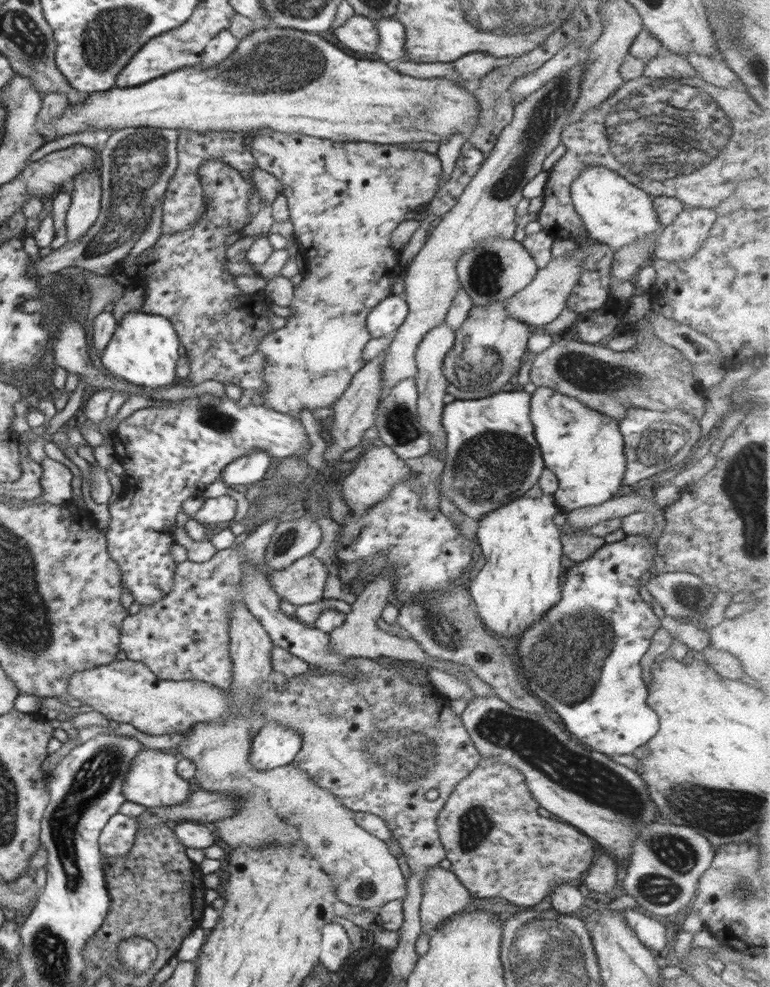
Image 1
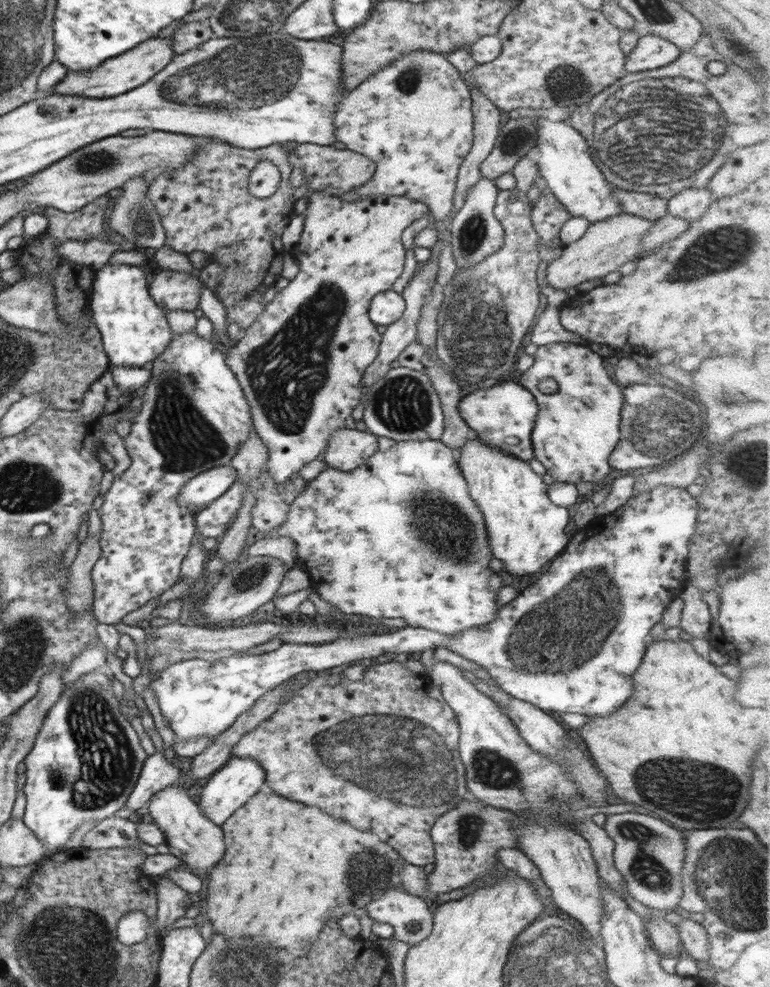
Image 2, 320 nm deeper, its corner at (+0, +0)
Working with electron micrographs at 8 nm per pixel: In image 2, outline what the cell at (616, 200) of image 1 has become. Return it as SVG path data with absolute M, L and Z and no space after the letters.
M542 117L538 120L536 128L537 139L535 140L535 146L540 150L540 158L537 161L539 174L546 182L545 186L547 186L549 192L566 207L572 217L583 216L591 224L610 218L618 213L624 213L620 201L614 197L616 187L609 183L600 166L593 161L587 140L575 128L572 128L567 120L553 122Z

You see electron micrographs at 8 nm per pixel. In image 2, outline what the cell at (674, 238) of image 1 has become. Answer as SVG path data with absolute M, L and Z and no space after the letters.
M688 187L667 200L667 212L692 222L704 216L712 204L712 194L707 188Z

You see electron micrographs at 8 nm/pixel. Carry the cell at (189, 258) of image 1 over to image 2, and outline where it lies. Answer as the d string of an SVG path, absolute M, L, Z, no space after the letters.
M162 270L157 271L152 284L149 285L150 296L154 299L154 302L160 307L168 310L186 310L193 311L198 308L200 285L202 281L198 279L198 276L192 276L185 270L182 271L170 271Z

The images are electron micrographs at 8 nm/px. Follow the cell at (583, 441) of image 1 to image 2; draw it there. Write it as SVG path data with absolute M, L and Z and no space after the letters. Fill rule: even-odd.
M552 343L544 346L538 347L534 354L534 363L531 367L529 367L525 372L520 376L519 383L522 387L528 389L532 395L534 395L534 399L536 399L536 403L538 406L538 413L536 416L536 421L534 422L534 429L532 430L531 443L533 444L533 452L535 460L538 460L546 469L547 473L552 476L552 478L556 482L561 483L570 483L575 484L580 482L580 480L584 482L590 482L596 486L596 488L600 488L605 486L605 483L611 482L613 479L612 467L609 464L609 458L612 454L612 450L618 444L620 440L620 424L621 424L621 410L623 408L623 392L622 389L610 379L608 373L606 373L606 369L604 368L604 362L602 361L603 357L601 357L598 353L595 353L587 344L581 343ZM545 378L553 378L558 383L558 392L556 394L542 394L539 391L537 384L545 379Z

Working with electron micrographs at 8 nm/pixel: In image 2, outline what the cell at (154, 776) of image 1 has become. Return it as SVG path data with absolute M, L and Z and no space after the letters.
M175 783L157 792L148 802L148 814L164 833L170 854L180 858L190 872L206 878L225 856L223 828L203 815L192 786Z

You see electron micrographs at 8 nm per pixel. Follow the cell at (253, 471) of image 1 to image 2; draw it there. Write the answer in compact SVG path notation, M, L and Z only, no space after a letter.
M218 466L190 478L180 489L177 500L185 502L192 511L198 512L222 496L238 478L239 474L232 466Z

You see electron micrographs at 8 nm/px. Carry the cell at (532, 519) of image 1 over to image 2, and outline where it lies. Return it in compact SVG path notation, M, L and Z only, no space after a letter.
M473 434L461 446L460 472L466 477L469 484L469 493L472 500L482 511L486 523L488 543L494 558L504 562L504 568L513 576L530 576L542 572L542 568L554 560L568 544L565 530L568 528L568 509L556 506L548 496L549 486L542 481L542 476L532 471L524 460L518 460L510 454L504 454L502 449L491 447Z

